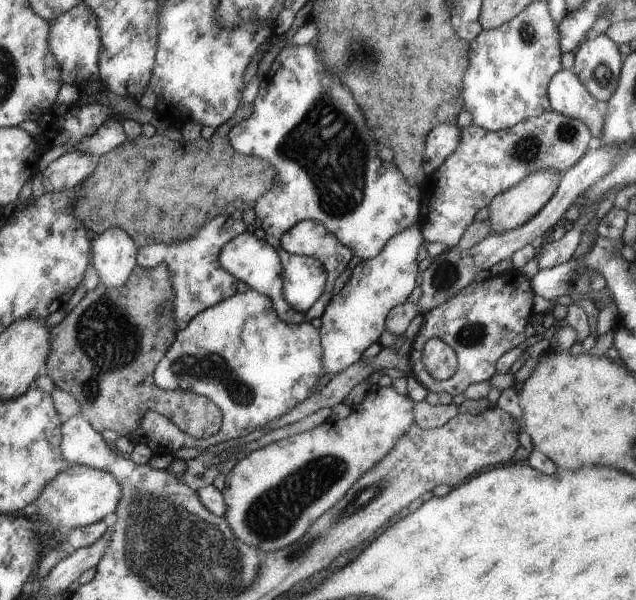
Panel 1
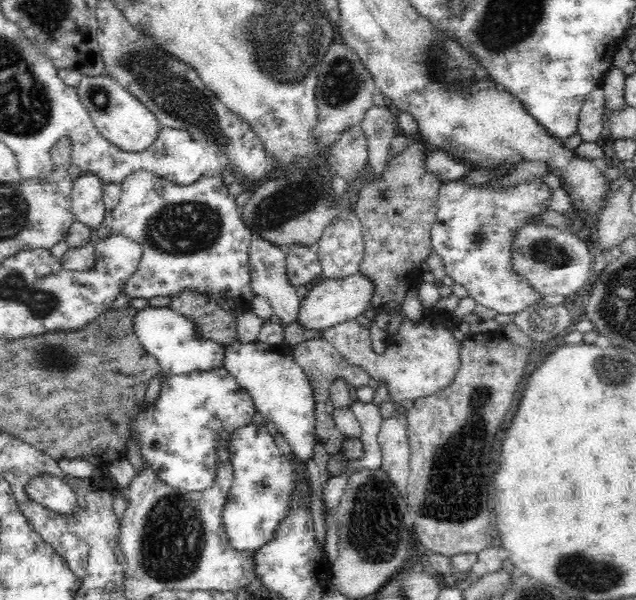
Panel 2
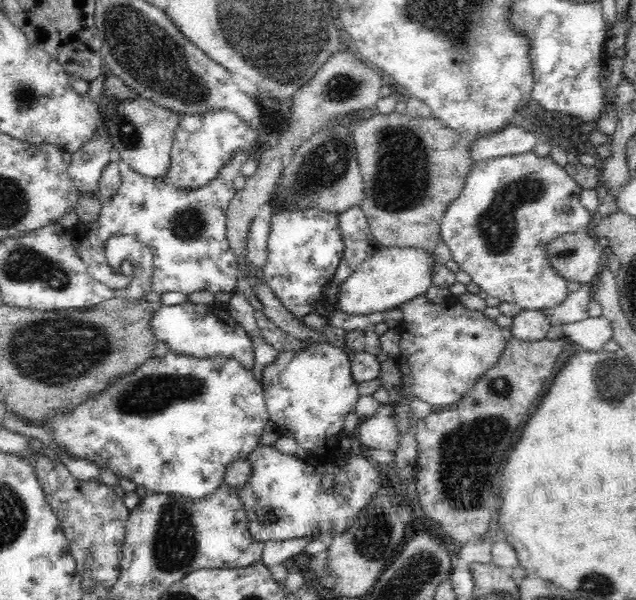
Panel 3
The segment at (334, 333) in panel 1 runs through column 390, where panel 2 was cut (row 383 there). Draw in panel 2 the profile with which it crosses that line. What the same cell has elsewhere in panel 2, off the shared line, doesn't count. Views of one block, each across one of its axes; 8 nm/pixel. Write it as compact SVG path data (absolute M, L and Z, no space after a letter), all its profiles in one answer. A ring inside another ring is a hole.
M234 340L224 349L222 367L239 381L240 385L251 393L253 403L260 414L270 418L278 432L286 438L292 454L298 463L306 464L312 458L316 446L316 428L314 428L314 387L308 380L304 369L294 361L294 354L288 345L270 346L270 350L250 350L252 346Z

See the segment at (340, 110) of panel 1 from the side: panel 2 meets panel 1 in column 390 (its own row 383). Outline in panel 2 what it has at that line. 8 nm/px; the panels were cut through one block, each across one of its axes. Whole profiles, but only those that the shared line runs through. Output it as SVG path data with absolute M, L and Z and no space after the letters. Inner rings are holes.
M224 367L178 374L162 380L160 398L152 410L142 410L142 408L138 410L140 414L136 416L134 434L140 440L144 462L162 483L184 492L206 491L215 482L218 471L220 460L217 457L217 448L226 446L232 434L240 427L254 423L252 420L256 411L251 393L240 385L230 372L224 370Z

